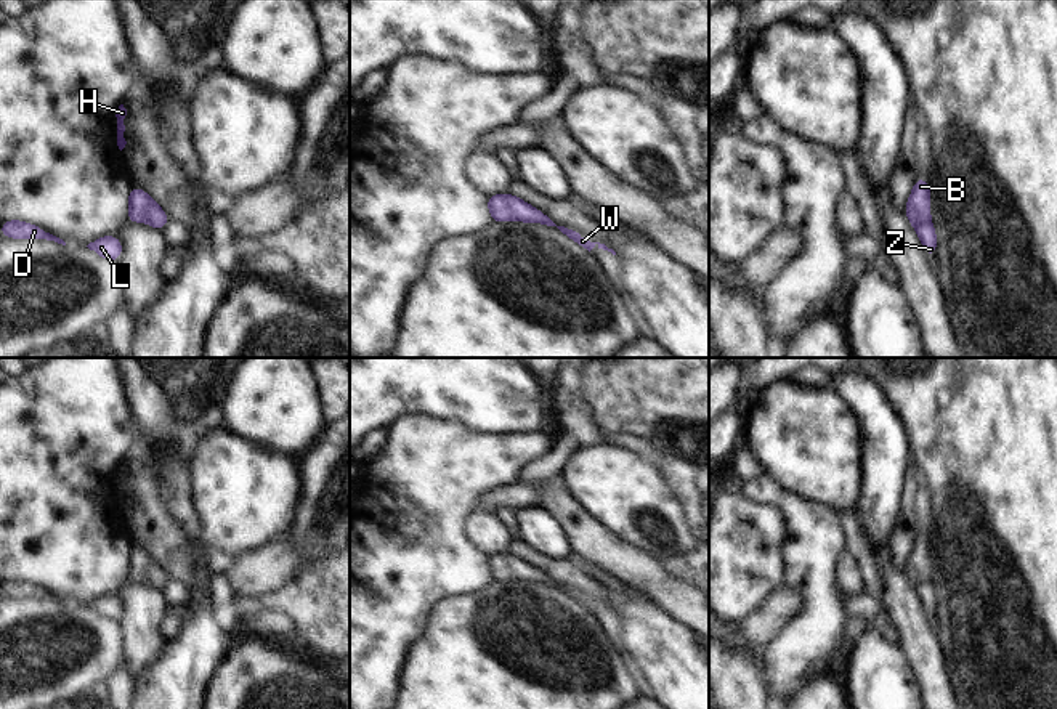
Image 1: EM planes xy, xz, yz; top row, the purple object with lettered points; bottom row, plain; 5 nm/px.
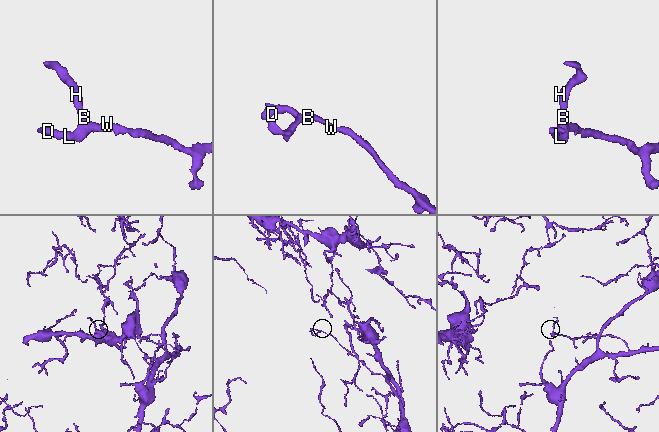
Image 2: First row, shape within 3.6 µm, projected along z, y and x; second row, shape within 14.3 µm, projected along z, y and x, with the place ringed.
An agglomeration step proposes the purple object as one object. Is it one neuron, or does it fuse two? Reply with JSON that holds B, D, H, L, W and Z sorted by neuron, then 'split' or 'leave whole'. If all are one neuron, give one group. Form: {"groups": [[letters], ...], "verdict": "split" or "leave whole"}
{"groups": [["B", "D", "H", "L", "W", "Z"]], "verdict": "leave whole"}

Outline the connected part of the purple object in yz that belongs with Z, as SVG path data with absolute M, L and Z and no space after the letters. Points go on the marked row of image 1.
M917 176L908 197L905 215L914 226L917 237L930 258L937 253L937 234L930 221L930 188L924 176Z

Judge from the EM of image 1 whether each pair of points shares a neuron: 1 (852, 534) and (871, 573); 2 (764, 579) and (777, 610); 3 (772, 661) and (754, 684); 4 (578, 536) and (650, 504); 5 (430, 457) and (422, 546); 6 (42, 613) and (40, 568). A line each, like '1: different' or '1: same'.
1: same
2: different
3: different
4: different
5: same
6: different

